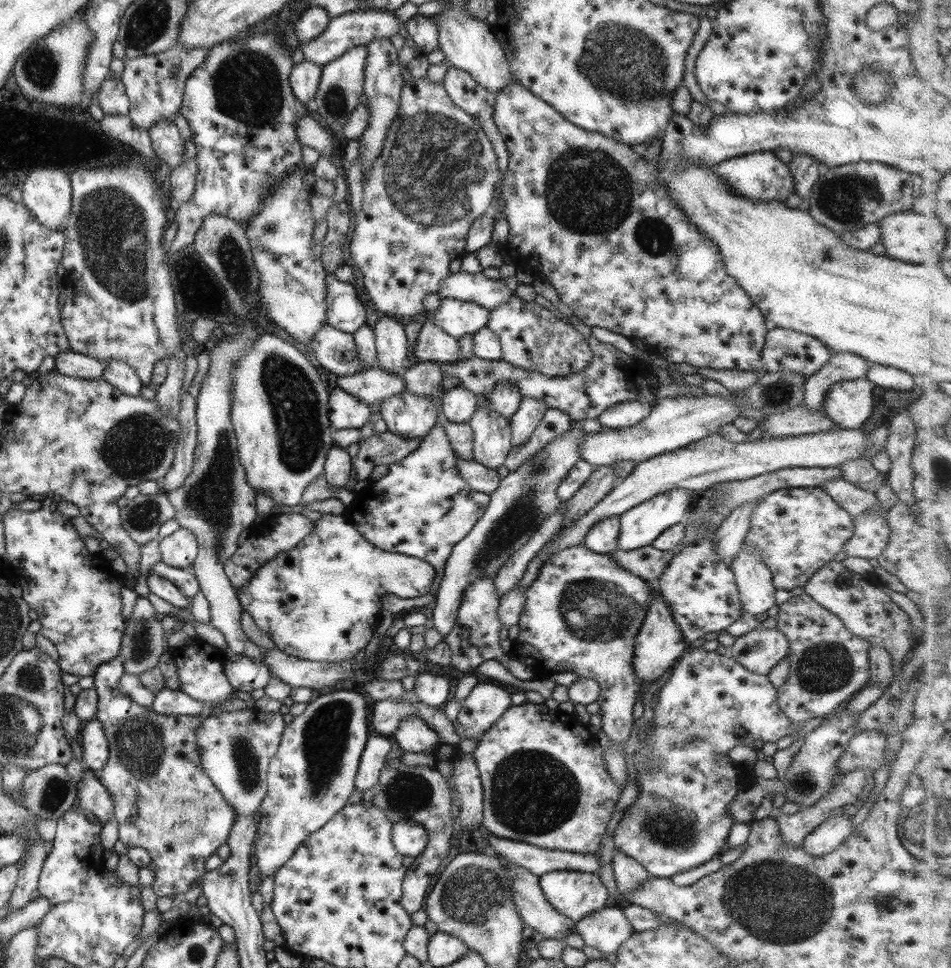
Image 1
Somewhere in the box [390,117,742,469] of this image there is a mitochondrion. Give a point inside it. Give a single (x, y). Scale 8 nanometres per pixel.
(587, 191)

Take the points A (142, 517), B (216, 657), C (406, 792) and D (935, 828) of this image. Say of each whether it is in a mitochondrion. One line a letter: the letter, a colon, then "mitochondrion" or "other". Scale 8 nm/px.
A: mitochondrion
B: other
C: mitochondrion
D: mitochondrion

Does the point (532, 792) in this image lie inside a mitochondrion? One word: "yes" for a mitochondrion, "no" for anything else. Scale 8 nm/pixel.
yes

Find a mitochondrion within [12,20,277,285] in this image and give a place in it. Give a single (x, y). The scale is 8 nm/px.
(39, 69)

